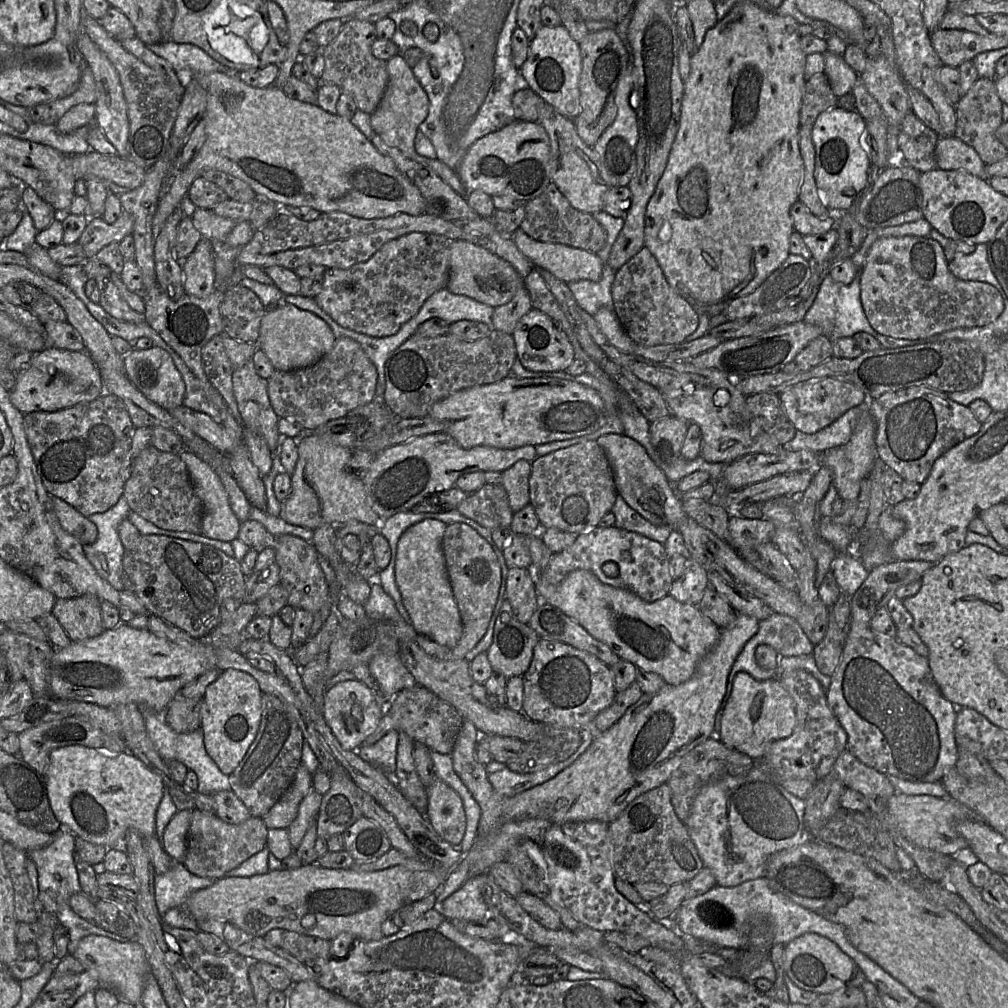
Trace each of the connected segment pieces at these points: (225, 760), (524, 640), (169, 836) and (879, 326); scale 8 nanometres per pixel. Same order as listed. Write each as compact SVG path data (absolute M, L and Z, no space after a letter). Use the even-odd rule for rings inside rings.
M236 669L221 671L218 678L206 687L200 708L204 747L225 775L236 769L257 735L262 694L258 682L251 675Z
M505 599L495 620L492 644L486 651L492 670L504 675L507 680L522 677L531 664L533 650L539 640L533 629L517 620L510 603Z
M192 810L178 811L165 827L161 846L175 861L182 863L186 854L187 832L190 826Z
M880 237L870 246L860 277L860 299L871 327L897 339L916 340L957 328L984 326L1003 312L1004 303L995 287L986 282L958 279L949 269L943 247L931 237Z

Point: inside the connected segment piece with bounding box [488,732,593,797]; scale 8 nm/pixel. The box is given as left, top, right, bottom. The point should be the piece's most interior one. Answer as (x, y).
(507, 783)

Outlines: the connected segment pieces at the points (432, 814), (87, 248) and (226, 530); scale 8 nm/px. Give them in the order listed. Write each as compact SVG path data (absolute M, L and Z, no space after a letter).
M440 779L426 787L428 818L442 839L460 847L466 830L466 814L462 799Z
M122 211L119 218L111 224L102 216L92 216L77 243L83 248L86 258L93 259L103 247L113 242L120 243L132 234L133 226L134 219L126 211Z
M190 451L179 454L186 464L196 495L204 507L201 535L231 542L238 537L241 522L231 509L228 494L220 477Z

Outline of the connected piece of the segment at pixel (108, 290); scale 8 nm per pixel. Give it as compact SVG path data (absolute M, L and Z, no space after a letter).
M99 275L94 280L100 293L99 305L108 314L118 320L136 324L145 321L144 314L139 314L130 308L110 277Z

